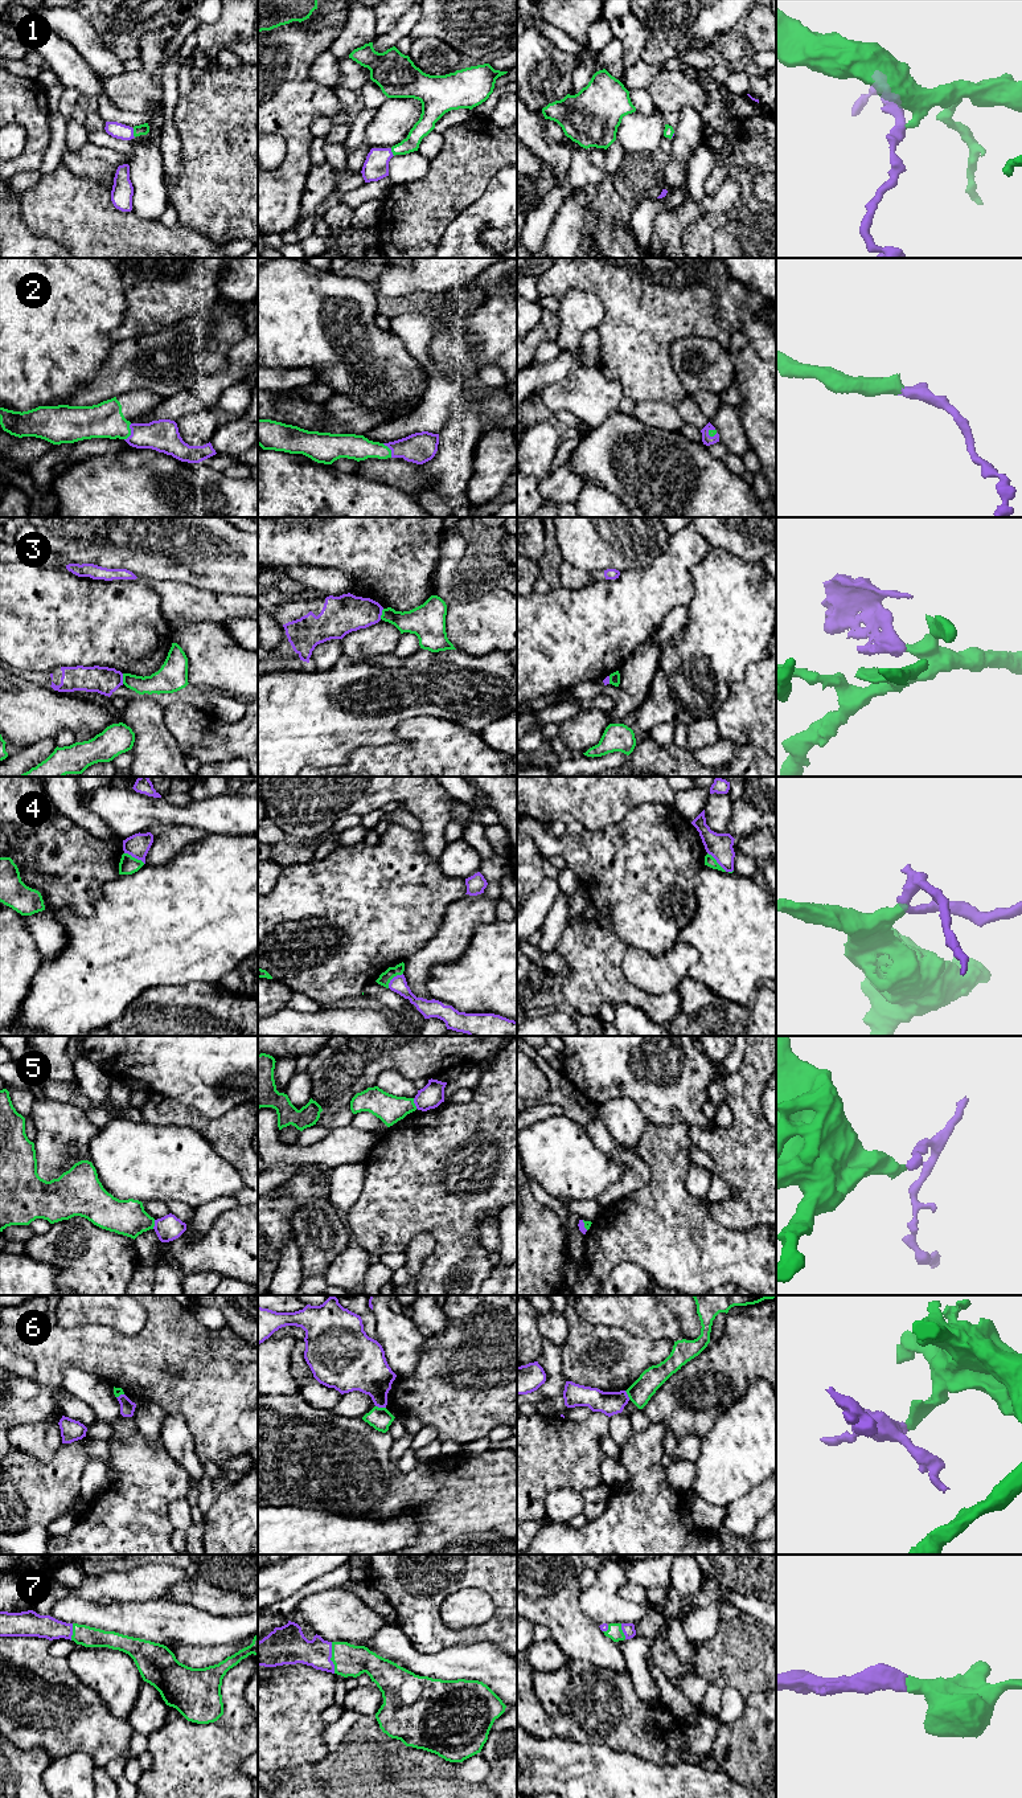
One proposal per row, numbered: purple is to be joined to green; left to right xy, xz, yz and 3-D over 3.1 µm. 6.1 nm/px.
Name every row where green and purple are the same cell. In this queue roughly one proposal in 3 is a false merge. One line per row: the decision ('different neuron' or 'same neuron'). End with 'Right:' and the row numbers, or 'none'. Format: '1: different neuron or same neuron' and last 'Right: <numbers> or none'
1: same neuron
2: same neuron
3: different neuron
4: different neuron
5: different neuron
6: different neuron
7: same neuron
Right: 1, 2, 7

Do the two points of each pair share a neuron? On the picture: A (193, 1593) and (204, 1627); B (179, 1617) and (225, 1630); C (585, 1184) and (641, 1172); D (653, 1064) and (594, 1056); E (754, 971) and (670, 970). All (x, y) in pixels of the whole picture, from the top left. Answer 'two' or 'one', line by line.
A: two
B: one
C: two
D: one
E: two

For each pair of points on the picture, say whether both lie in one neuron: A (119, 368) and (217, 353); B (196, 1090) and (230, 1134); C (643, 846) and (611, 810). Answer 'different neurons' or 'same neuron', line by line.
A: same neuron
B: different neurons
C: different neurons

